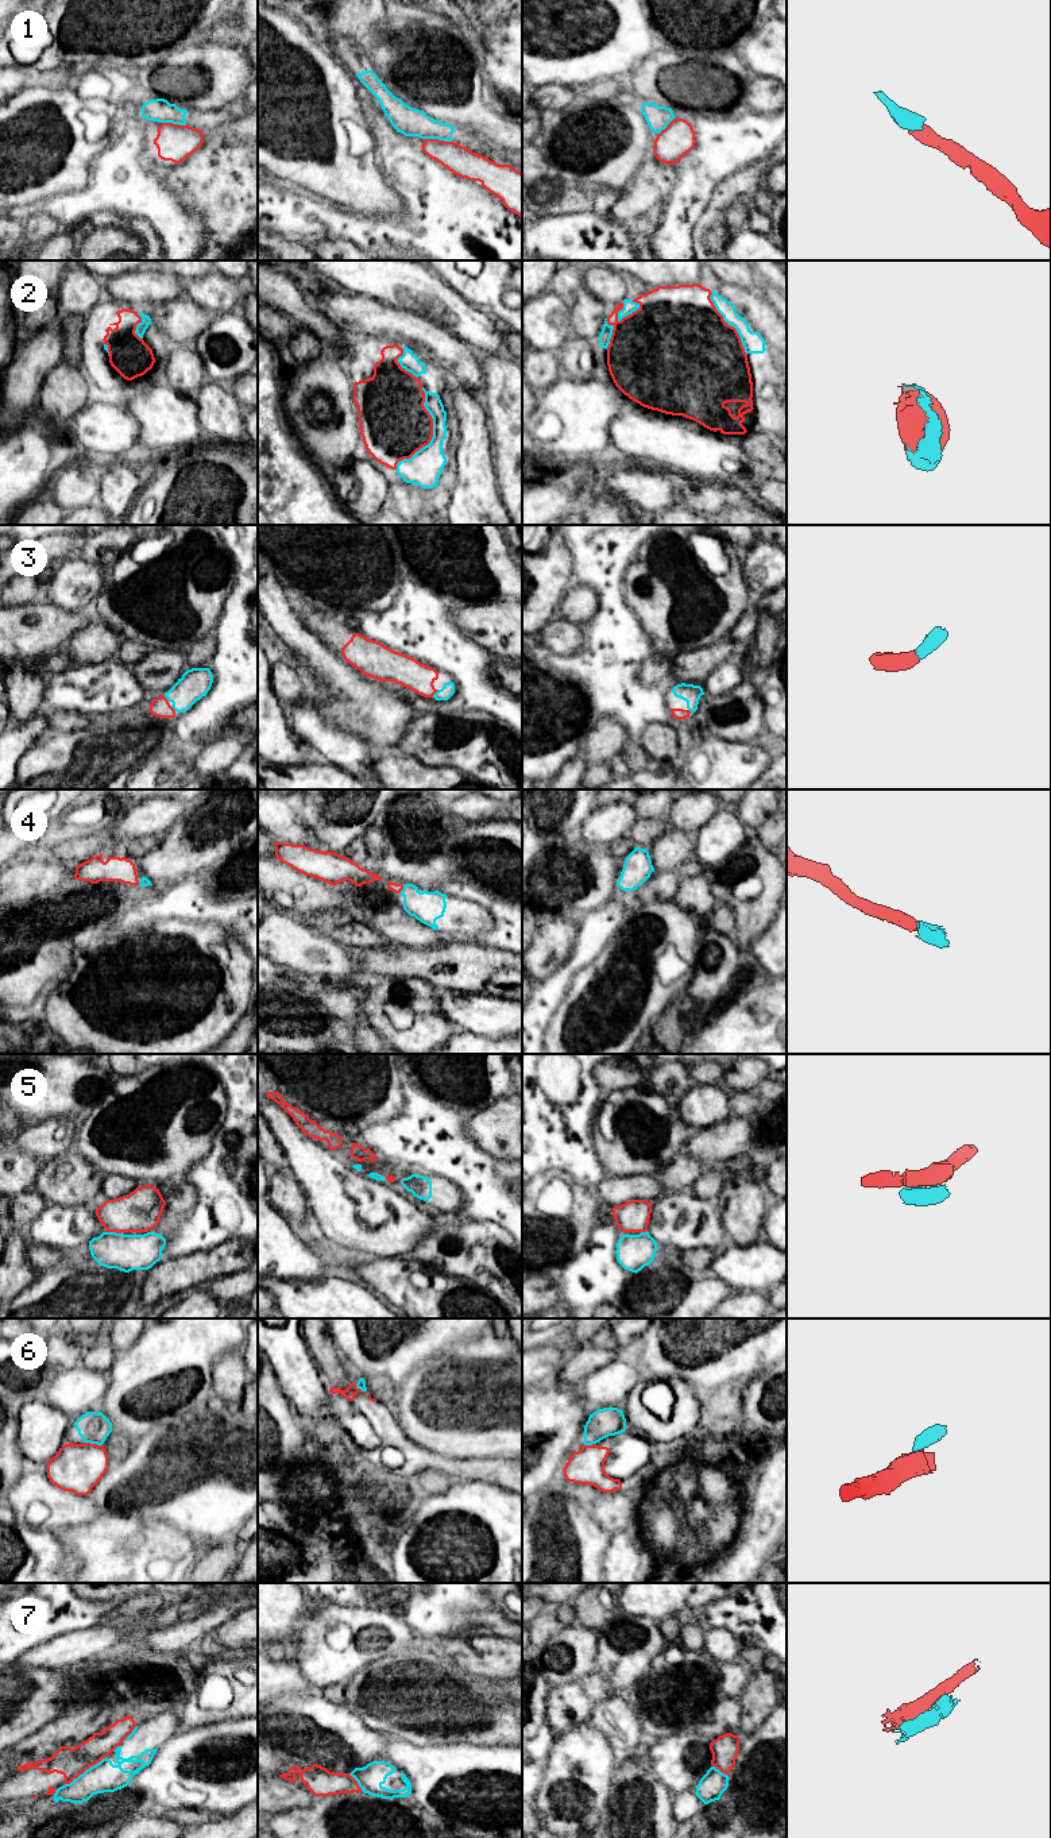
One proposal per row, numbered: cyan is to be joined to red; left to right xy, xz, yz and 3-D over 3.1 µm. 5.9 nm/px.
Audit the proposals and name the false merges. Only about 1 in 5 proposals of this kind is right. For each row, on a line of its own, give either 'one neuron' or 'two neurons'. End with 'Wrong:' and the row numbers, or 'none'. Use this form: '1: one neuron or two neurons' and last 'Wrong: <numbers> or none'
1: two neurons
2: one neuron
3: one neuron
4: one neuron
5: two neurons
6: two neurons
7: two neurons
Wrong: 1, 5, 6, 7

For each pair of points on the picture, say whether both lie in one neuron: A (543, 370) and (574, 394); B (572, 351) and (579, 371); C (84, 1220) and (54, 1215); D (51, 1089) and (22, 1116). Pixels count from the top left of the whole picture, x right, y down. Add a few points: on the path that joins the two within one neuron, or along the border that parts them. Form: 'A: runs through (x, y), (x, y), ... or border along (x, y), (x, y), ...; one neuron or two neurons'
A: border along (559, 378), (547, 389); two neurons
B: runs through (572, 356), (574, 366); one neuron
C: runs through (77, 1220), (61, 1219); one neuron
D: runs through (51, 1101), (51, 1108), (39, 1119), (34, 1119); one neuron

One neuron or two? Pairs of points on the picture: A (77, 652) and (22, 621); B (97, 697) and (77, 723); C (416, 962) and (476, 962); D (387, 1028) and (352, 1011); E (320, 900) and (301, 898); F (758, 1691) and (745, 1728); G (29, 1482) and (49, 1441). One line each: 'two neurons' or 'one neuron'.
A: two neurons
B: two neurons
C: one neuron
D: two neurons
E: one neuron
F: one neuron
G: two neurons

